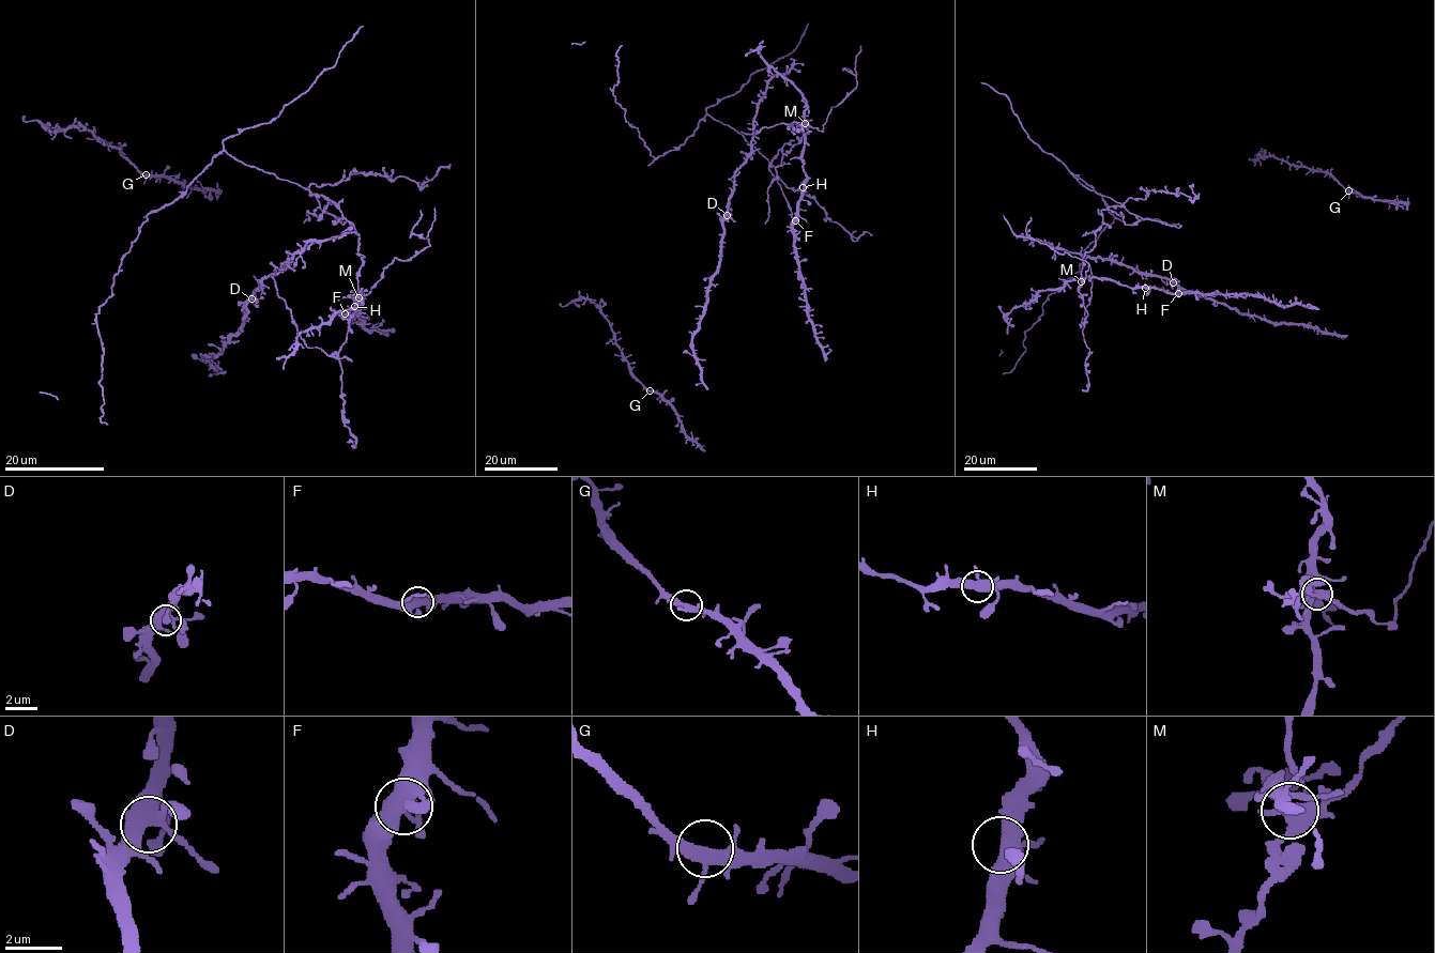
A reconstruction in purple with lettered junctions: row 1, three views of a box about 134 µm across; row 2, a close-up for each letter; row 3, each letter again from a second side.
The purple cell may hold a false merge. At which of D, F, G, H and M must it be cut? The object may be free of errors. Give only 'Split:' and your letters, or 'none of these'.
Split: M

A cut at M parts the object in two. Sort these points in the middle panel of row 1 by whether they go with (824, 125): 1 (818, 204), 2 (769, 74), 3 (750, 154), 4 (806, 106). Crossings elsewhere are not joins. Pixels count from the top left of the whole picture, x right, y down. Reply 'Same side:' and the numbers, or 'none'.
Same side: 1

